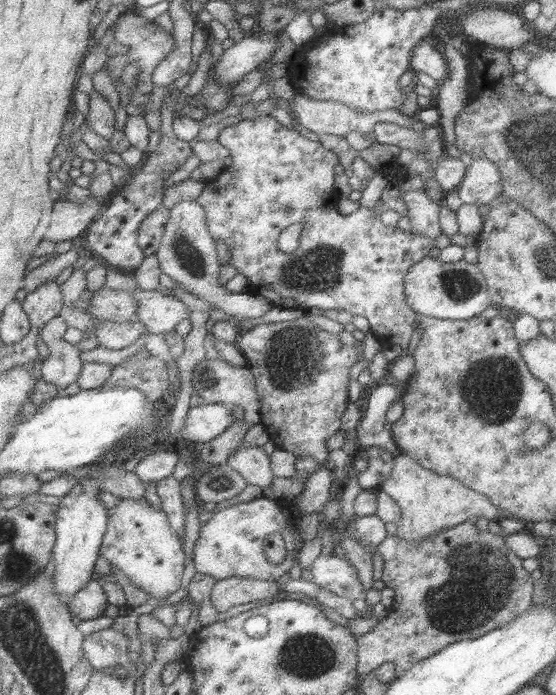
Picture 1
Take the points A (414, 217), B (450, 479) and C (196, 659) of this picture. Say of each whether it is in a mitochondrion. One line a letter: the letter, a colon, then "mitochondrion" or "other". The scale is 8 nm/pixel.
A: other
B: other
C: other

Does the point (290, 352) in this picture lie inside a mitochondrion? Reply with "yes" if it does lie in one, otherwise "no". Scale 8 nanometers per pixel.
yes

